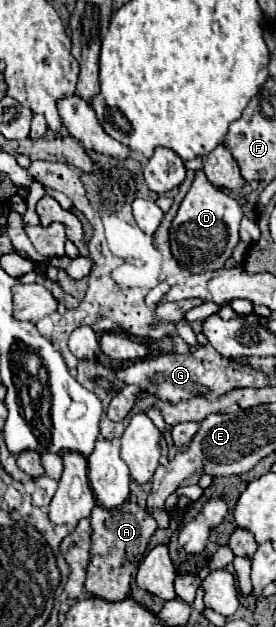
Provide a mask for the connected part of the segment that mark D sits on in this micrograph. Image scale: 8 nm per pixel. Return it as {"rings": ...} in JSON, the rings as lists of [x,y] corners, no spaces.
{"rings":[[[197,171],[197,177],[185,195],[169,237],[171,237],[171,251],[177,257],[177,261],[189,269],[191,273],[201,273],[209,269],[217,269],[225,265],[225,261],[231,257],[233,247],[239,243],[239,221],[243,219],[241,205],[227,193],[223,193],[219,187],[215,187],[203,171]]]}

